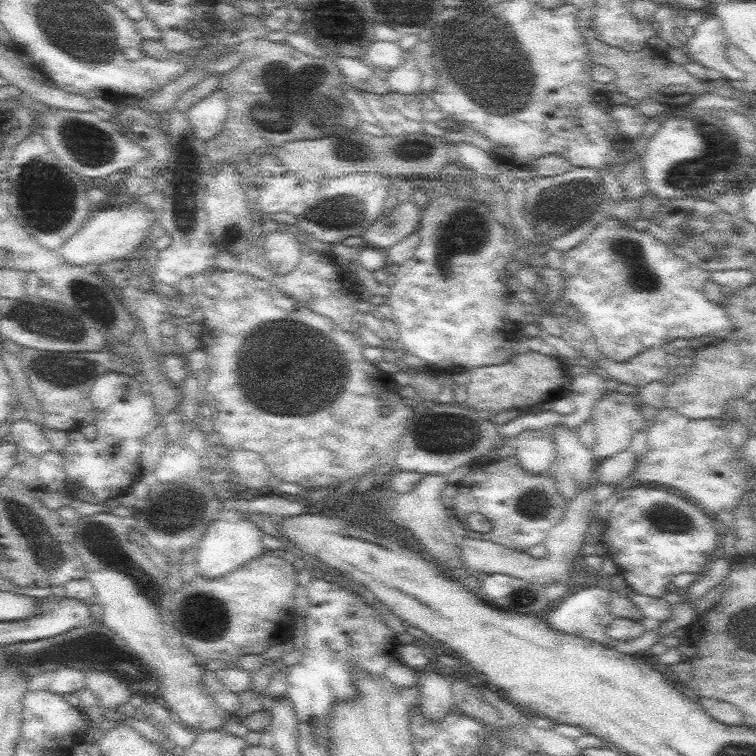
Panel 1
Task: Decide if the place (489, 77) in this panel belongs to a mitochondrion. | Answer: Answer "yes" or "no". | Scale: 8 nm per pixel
yes

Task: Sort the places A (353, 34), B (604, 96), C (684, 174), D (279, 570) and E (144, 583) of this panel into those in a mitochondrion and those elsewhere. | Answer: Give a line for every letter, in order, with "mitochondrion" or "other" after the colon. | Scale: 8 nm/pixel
A: other
B: other
C: mitochondrion
D: other
E: mitochondrion

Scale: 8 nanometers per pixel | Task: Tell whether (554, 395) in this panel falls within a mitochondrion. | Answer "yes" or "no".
no

